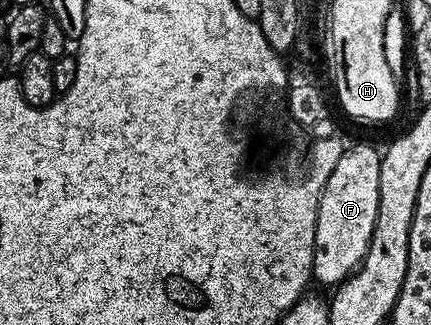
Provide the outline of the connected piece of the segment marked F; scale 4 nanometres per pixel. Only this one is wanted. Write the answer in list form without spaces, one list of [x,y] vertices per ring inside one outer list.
[[[358,143],[355,147],[347,146],[340,161],[336,161],[336,169],[332,169],[332,177],[328,177],[318,199],[312,272],[315,284],[318,282],[329,289],[337,288],[339,283],[357,271],[366,256],[378,216],[382,157],[383,152],[377,151],[372,144]]]

